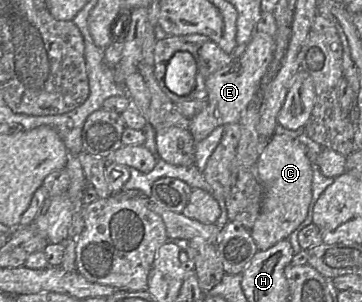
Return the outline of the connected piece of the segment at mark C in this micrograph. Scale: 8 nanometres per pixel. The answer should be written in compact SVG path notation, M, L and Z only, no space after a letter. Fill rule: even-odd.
M274 134L261 153L257 178L263 185L264 197L260 214L251 229L258 250L267 250L290 234L305 220L312 199L312 163L304 144L287 135Z

